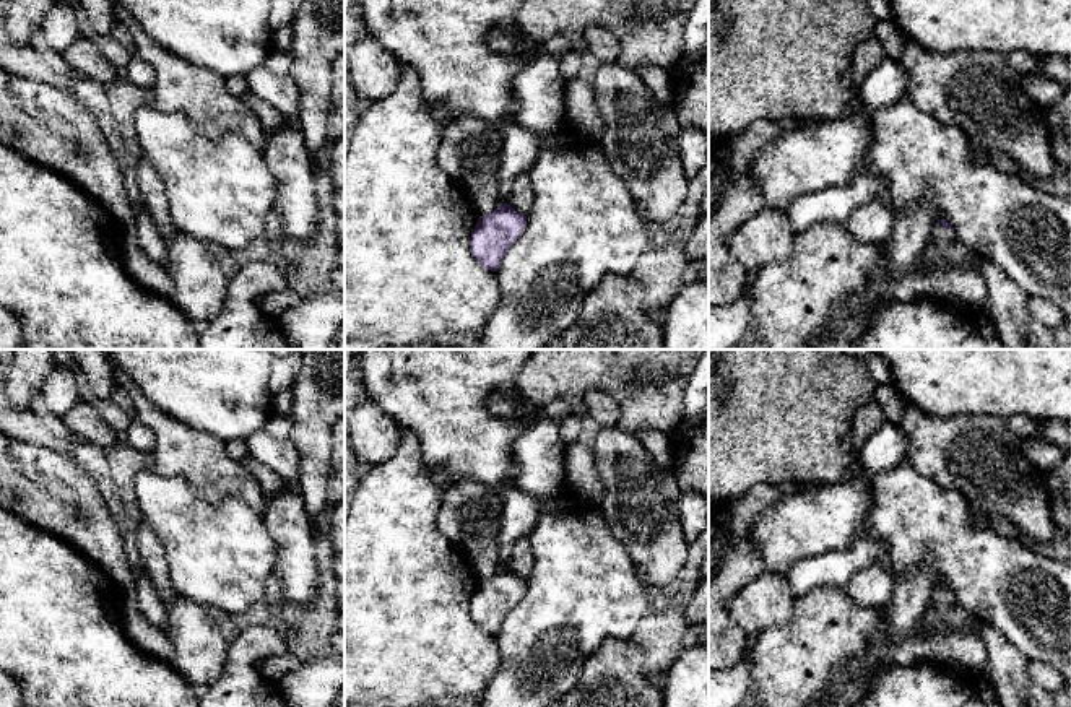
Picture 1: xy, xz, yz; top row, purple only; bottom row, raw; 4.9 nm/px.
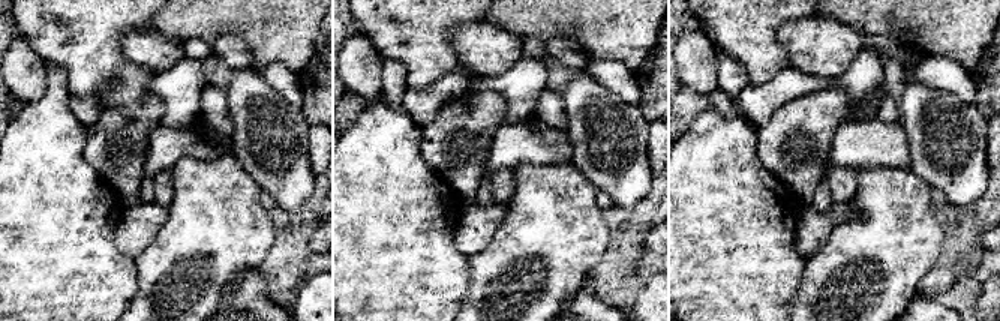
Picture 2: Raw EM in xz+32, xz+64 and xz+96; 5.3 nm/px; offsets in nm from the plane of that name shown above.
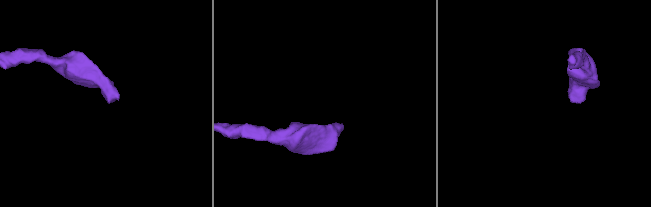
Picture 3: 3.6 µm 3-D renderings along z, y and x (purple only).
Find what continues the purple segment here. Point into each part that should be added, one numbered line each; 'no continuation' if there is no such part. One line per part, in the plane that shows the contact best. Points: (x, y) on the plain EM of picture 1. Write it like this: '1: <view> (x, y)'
1: yz (940, 600)

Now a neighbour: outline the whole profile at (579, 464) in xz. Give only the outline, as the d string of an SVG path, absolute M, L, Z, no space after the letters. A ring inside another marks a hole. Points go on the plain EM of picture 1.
M574 442L566 449L564 470L574 492L592 505L603 499L605 488L590 449Z

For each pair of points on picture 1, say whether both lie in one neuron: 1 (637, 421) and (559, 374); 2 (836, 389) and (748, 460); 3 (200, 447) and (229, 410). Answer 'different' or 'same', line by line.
1: same
2: same
3: different

